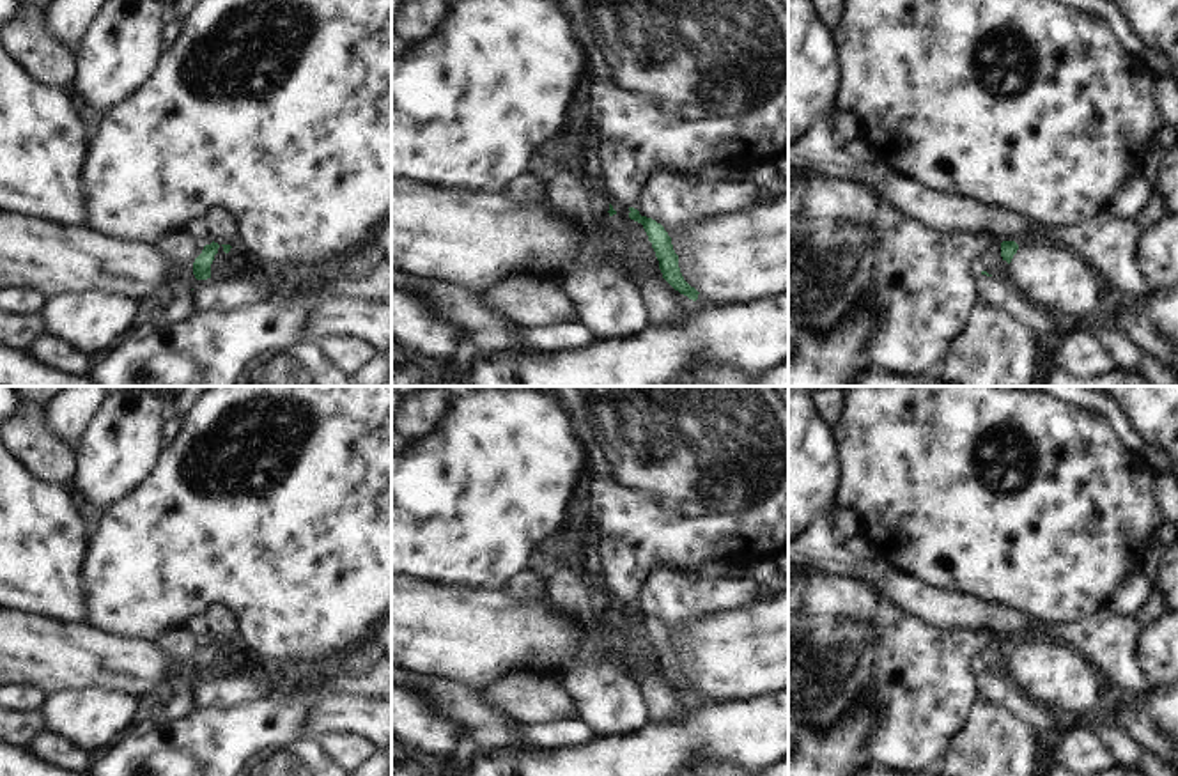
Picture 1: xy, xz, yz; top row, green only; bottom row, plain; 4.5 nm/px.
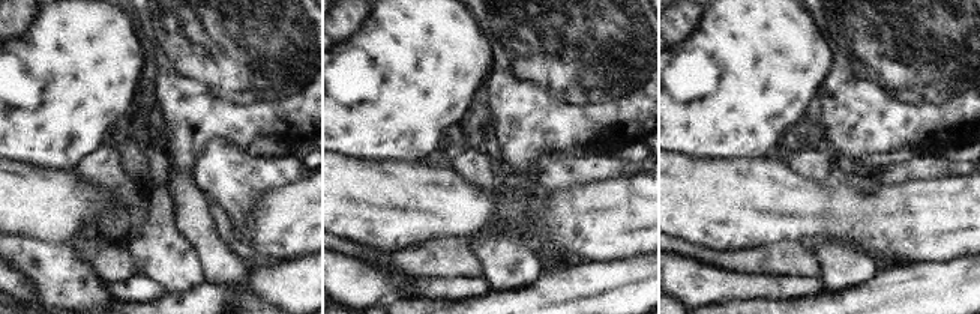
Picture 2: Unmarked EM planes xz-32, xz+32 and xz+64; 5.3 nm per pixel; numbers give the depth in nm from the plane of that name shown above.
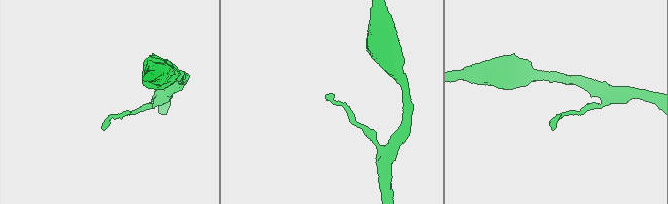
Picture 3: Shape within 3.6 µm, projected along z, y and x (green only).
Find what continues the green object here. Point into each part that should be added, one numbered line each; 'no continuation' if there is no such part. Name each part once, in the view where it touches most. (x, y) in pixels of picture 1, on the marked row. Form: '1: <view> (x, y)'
no continuation

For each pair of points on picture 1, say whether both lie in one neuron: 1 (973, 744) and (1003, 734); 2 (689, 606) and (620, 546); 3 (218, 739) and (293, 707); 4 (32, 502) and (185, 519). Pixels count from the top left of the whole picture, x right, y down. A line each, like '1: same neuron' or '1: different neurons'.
1: same neuron
2: different neurons
3: same neuron
4: different neurons

